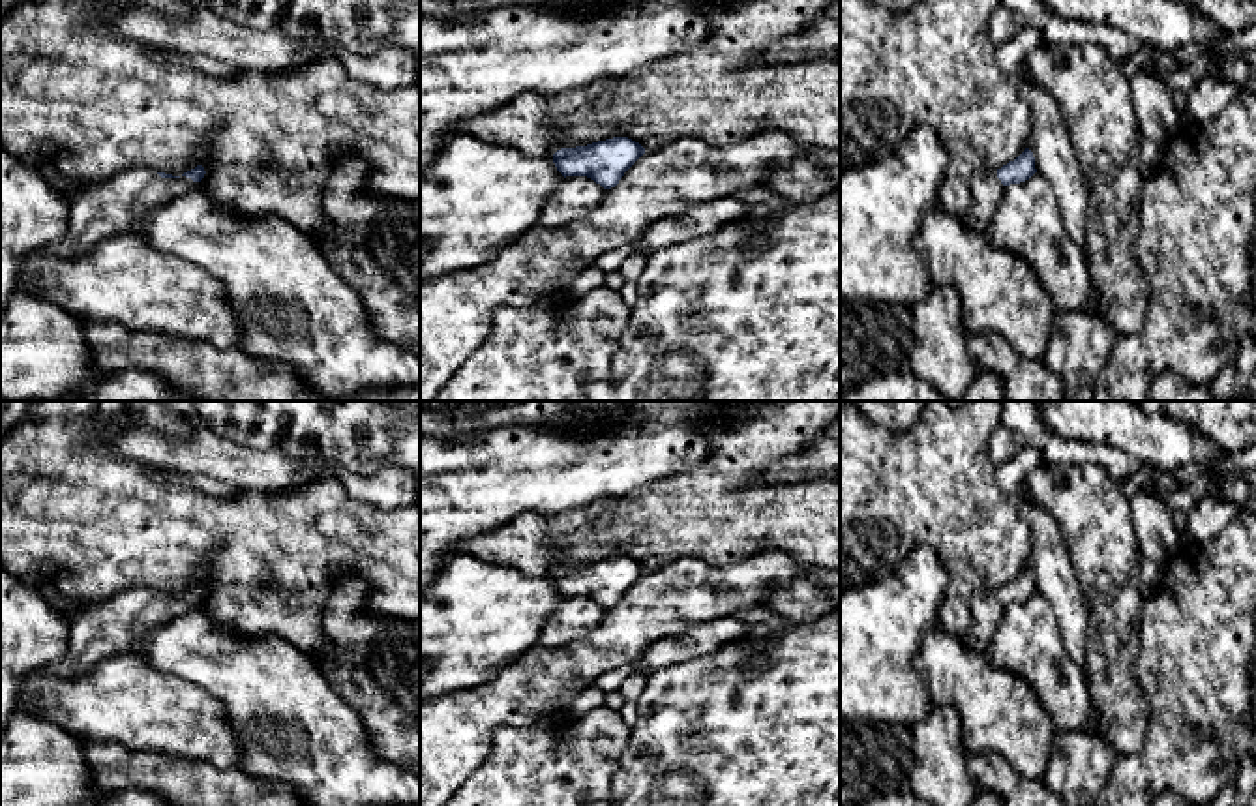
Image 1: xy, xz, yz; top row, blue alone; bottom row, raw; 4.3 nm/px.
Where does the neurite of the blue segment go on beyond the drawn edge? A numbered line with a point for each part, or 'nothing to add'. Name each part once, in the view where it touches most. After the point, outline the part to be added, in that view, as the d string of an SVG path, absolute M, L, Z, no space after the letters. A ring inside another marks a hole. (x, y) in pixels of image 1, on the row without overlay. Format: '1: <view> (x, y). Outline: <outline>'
1: xy (115, 625). Outline: M146 587L126 589L71 619L67 654L45 671L56 677L82 675L111 654L135 650L144 634L195 604L186 596L161 598Z

